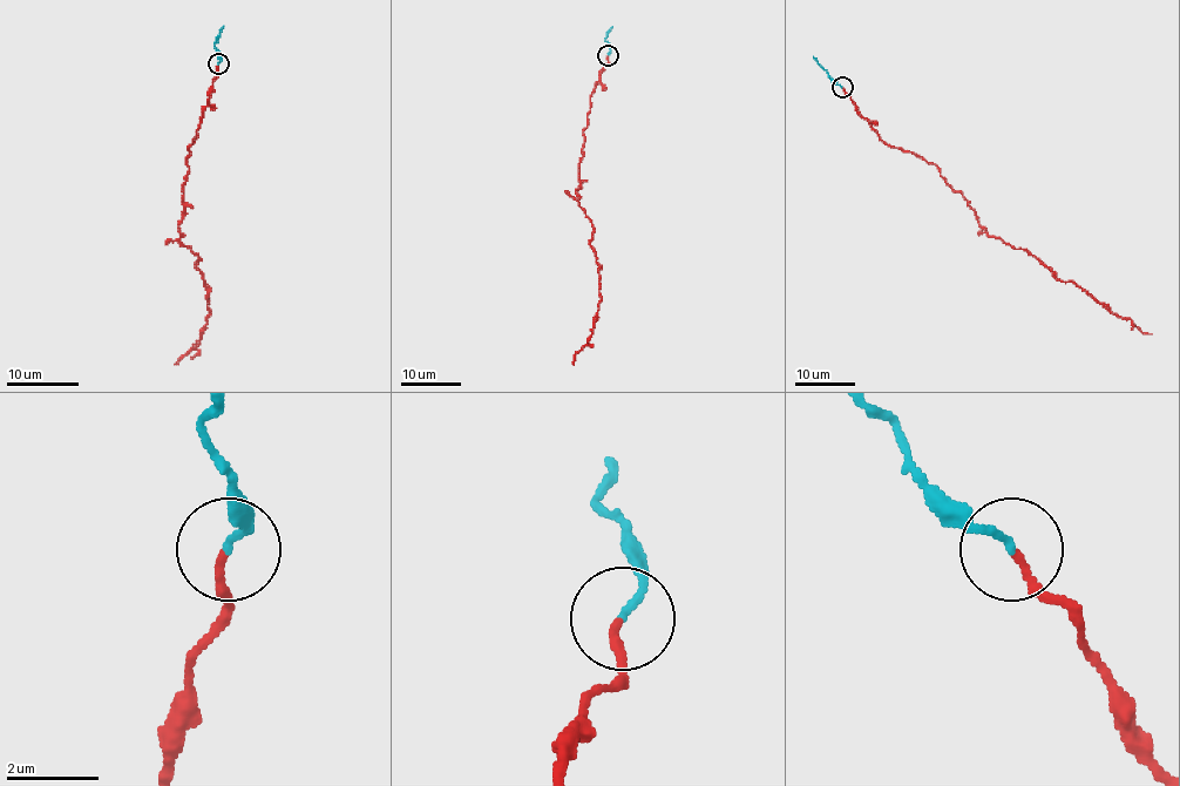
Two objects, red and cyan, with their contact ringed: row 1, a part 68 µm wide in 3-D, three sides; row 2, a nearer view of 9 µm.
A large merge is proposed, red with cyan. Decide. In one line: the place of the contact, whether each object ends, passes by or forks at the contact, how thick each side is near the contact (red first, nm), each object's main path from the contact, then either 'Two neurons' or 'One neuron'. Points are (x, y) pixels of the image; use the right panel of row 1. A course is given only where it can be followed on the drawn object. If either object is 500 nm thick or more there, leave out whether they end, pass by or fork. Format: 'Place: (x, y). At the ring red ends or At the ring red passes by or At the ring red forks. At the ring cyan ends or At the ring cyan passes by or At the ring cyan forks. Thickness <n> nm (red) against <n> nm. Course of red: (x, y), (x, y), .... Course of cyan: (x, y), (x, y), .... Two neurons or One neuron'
Place: (842, 87). At the ring red ends. At the ring cyan ends. Thickness 150 nm (red) against 160 nm. Course of red: (841, 88), (883, 141), (935, 165), (984, 231), (1026, 249), (1058, 278), (1075, 282), (1110, 311), (1152, 333). Course of cyan: (841, 88), (813, 56). Two neurons

